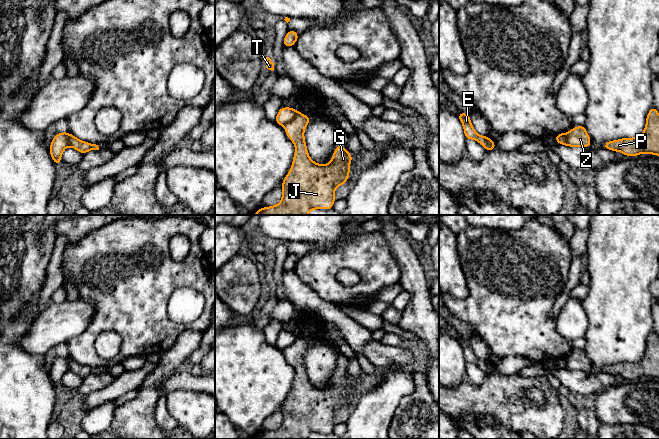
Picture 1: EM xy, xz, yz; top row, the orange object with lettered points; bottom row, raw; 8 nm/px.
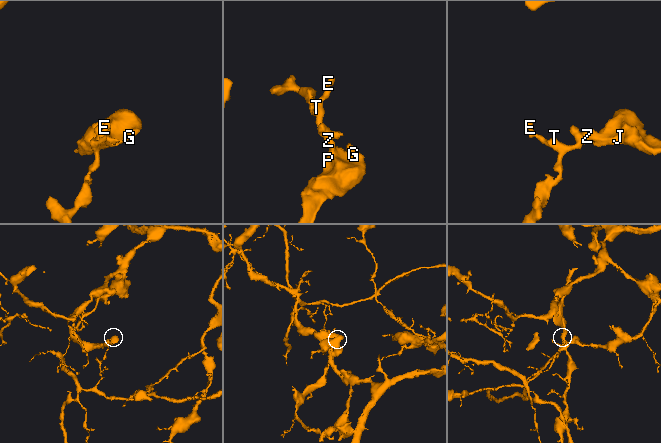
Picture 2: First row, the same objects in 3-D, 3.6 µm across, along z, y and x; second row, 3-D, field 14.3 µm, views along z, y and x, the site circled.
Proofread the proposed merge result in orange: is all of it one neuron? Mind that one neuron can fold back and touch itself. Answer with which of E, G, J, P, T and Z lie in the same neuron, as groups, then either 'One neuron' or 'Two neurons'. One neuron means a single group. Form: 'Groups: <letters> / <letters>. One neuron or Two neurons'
Groups: E T / G J P Z. Two neurons

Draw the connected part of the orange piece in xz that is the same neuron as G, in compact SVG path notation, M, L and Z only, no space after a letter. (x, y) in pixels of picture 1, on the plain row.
M298 336L284 353L296 371L289 397L282 406L282 424L276 430L263 431L254 439L308 439L313 433L332 434L335 412L345 409L353 383L342 368L337 368L332 384L321 389L308 379L304 354L312 342Z

